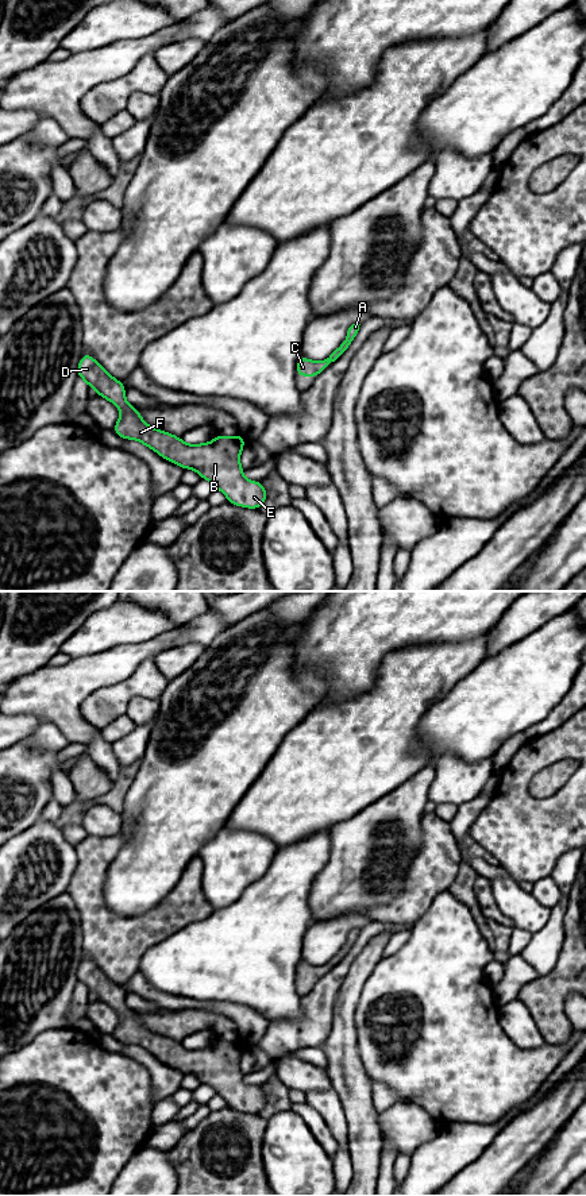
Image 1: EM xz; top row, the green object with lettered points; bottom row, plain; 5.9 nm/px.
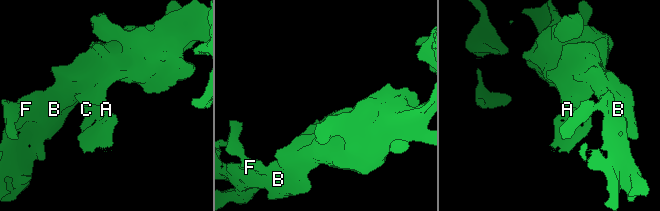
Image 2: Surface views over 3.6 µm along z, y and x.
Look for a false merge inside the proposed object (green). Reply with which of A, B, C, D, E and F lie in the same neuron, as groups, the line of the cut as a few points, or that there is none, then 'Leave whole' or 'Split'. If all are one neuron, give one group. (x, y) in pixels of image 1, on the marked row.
Groups: A B C D E F. No split. Leave whole

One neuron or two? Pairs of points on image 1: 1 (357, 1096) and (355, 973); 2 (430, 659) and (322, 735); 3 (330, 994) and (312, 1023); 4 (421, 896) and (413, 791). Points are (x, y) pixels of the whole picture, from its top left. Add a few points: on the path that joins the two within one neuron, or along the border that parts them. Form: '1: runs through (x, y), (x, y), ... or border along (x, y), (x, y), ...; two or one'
1: runs through (344, 1065), (346, 1004); one
2: runs through (403, 686), (354, 735), (349, 735); one
3: runs through (323, 1000), (317, 1006), (317, 1017); one
4: border along (421, 820), (421, 845), (412, 859), (404, 879); two

